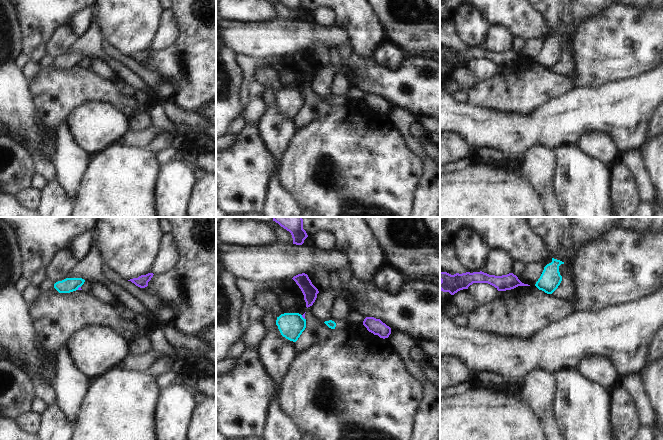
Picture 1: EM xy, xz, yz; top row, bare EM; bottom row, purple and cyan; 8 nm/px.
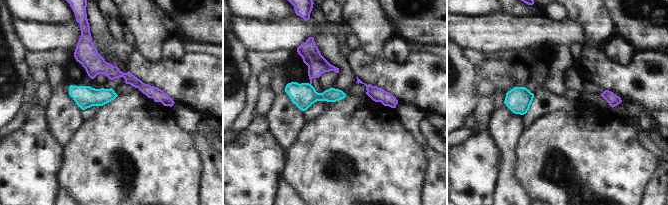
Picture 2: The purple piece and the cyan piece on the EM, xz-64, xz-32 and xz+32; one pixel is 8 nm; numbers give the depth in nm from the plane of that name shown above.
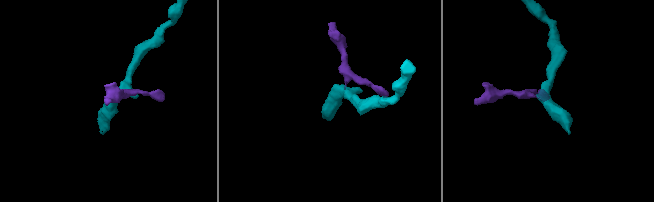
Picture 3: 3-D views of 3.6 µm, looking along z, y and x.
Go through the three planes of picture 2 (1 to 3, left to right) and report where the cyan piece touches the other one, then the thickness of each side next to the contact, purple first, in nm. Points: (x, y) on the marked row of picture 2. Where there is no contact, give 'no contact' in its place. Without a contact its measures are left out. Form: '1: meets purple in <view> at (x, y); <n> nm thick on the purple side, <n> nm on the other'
1: no contact
2: no contact
3: no contact

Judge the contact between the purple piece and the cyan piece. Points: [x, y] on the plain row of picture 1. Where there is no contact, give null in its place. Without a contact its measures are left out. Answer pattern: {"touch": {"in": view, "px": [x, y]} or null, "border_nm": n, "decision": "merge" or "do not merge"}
{"touch": {"in": "xy", "px": [78, 64]}, "border_nm": 40, "decision": "do not merge"}

